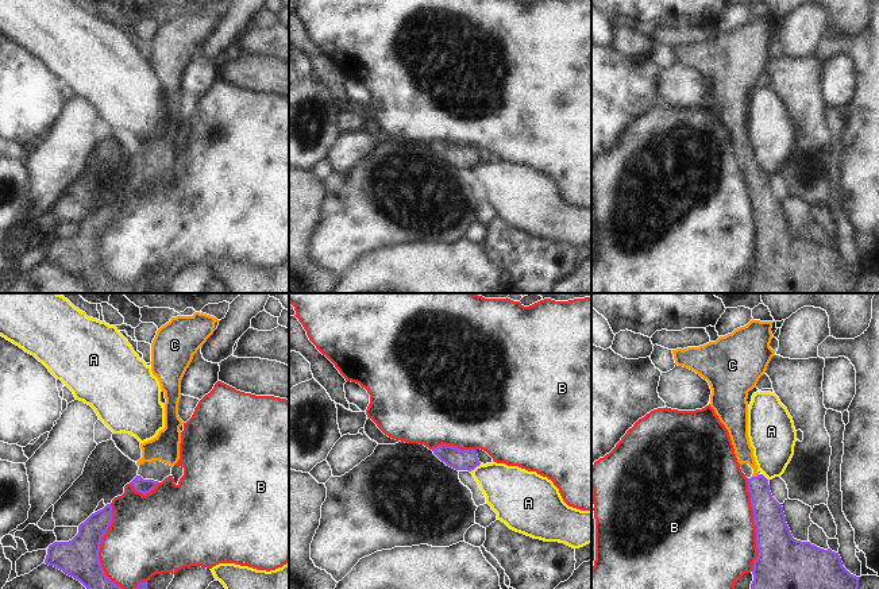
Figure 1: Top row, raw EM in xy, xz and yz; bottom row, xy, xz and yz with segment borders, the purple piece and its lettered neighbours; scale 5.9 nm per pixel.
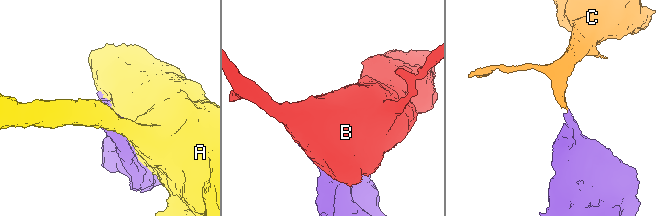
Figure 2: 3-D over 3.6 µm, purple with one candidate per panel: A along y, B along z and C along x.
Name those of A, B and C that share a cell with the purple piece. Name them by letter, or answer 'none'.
C

